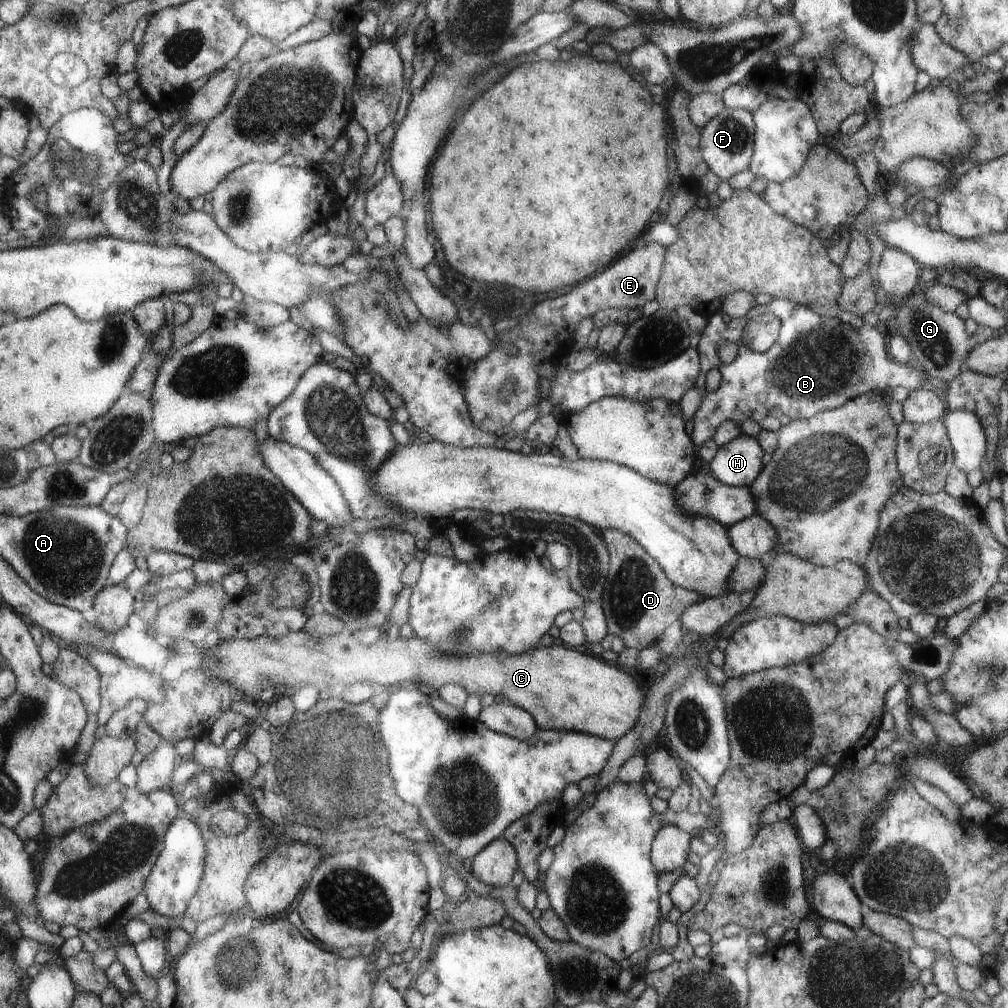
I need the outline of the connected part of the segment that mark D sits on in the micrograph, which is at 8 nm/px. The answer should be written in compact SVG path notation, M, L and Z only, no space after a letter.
M601 530L601 540L608 552L608 571L599 604L607 632L617 636L626 648L642 649L653 644L663 629L697 600L698 594L673 586L659 565L629 534L621 530Z

